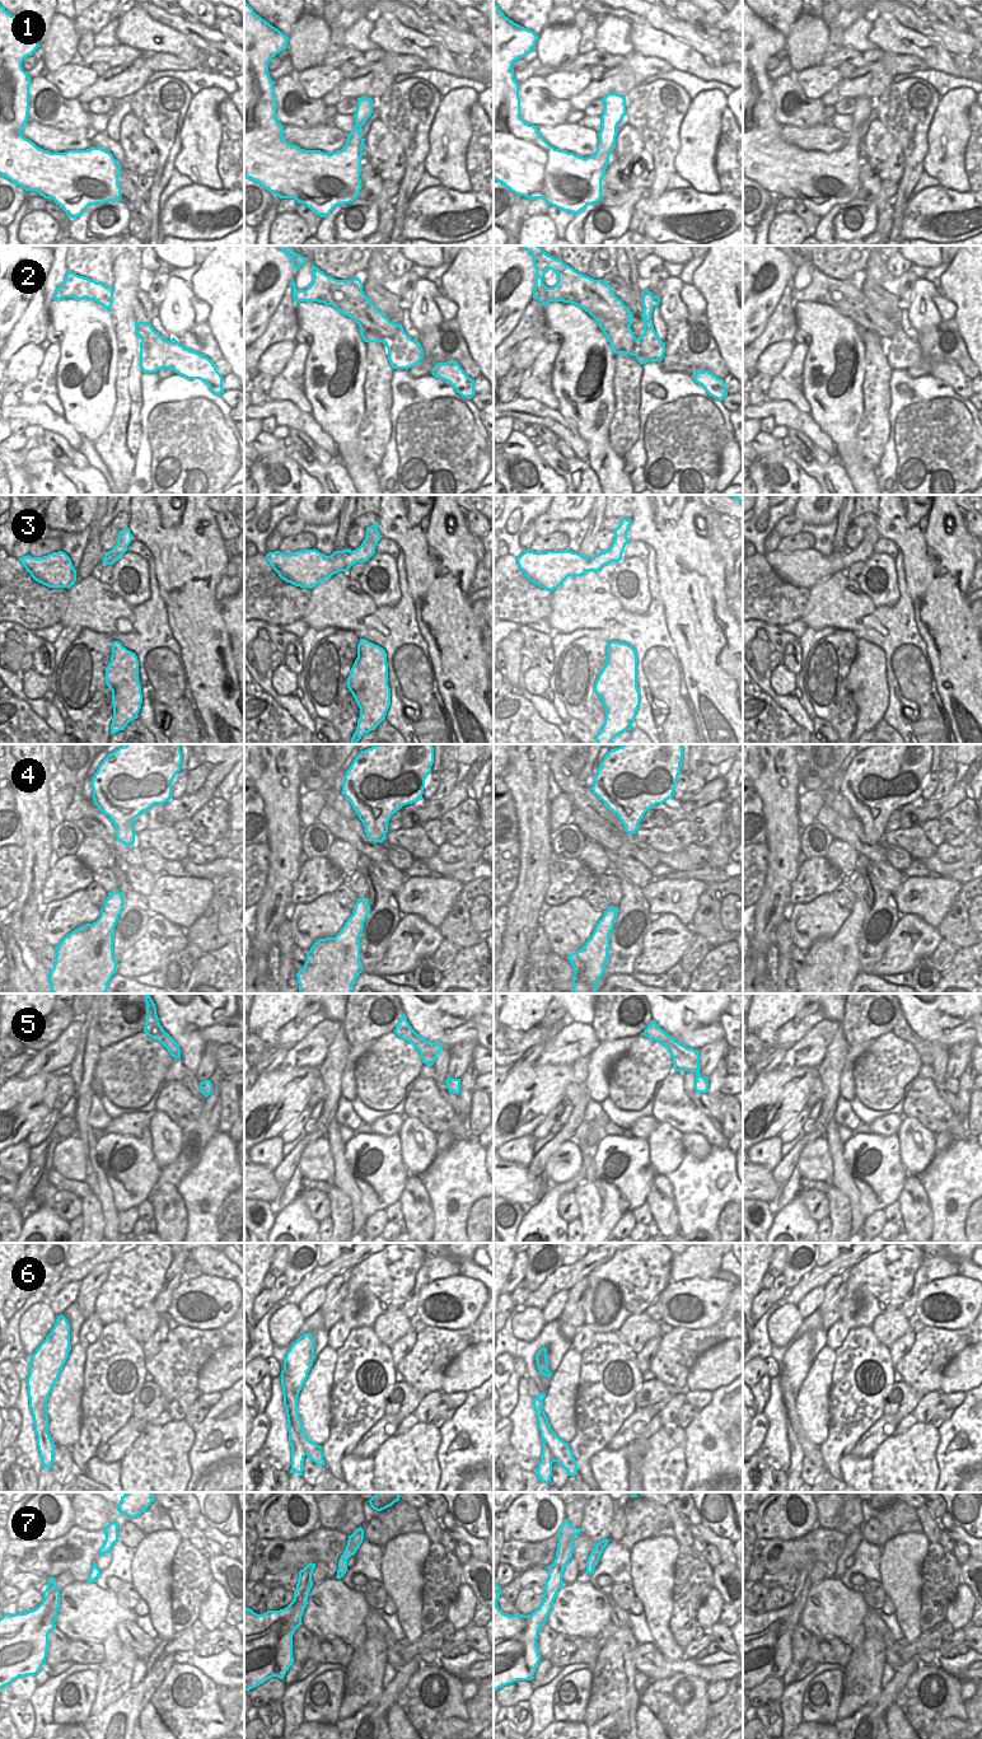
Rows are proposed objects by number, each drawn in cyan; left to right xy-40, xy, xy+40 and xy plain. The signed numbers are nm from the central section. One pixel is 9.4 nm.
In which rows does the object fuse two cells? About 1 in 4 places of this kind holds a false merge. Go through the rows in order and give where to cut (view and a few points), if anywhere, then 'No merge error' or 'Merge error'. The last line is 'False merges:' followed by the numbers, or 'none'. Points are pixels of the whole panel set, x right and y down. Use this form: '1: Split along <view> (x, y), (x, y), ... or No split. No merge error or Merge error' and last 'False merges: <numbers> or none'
1: No split. No merge error
2: Split along xy (383, 316), (375, 325), (375, 331), (383, 337), (384, 342). Merge error
3: No split. No merge error
4: No split. No merge error
5: Split along xy+40 (673, 1061), (690, 1056), (693, 1060), (693, 1069), (698, 1073). Merge error
6: Split along xy (297, 1427), (297, 1434), (307, 1454). Merge error
7: No split. No merge error
False merges: 2, 5, 6

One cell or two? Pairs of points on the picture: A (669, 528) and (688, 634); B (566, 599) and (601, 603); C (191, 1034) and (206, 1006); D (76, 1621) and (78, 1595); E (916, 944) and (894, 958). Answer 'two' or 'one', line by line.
A: one
B: one
C: one
D: one
E: one

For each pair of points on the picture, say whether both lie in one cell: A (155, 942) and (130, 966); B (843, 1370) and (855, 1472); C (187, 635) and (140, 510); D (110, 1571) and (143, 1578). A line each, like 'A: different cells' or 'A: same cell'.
A: same cell
B: different cells
C: same cell
D: different cells

